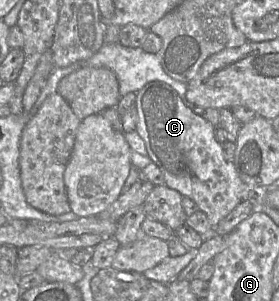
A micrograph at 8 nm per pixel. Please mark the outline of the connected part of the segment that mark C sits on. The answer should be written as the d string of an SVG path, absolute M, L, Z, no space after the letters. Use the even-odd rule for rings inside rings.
M154 81L146 84L136 94L137 127L148 157L163 173L165 185L192 199L208 218L211 229L241 201L252 200L251 190L239 177L234 162L224 157L223 147L214 136L215 127L195 114L169 85Z

